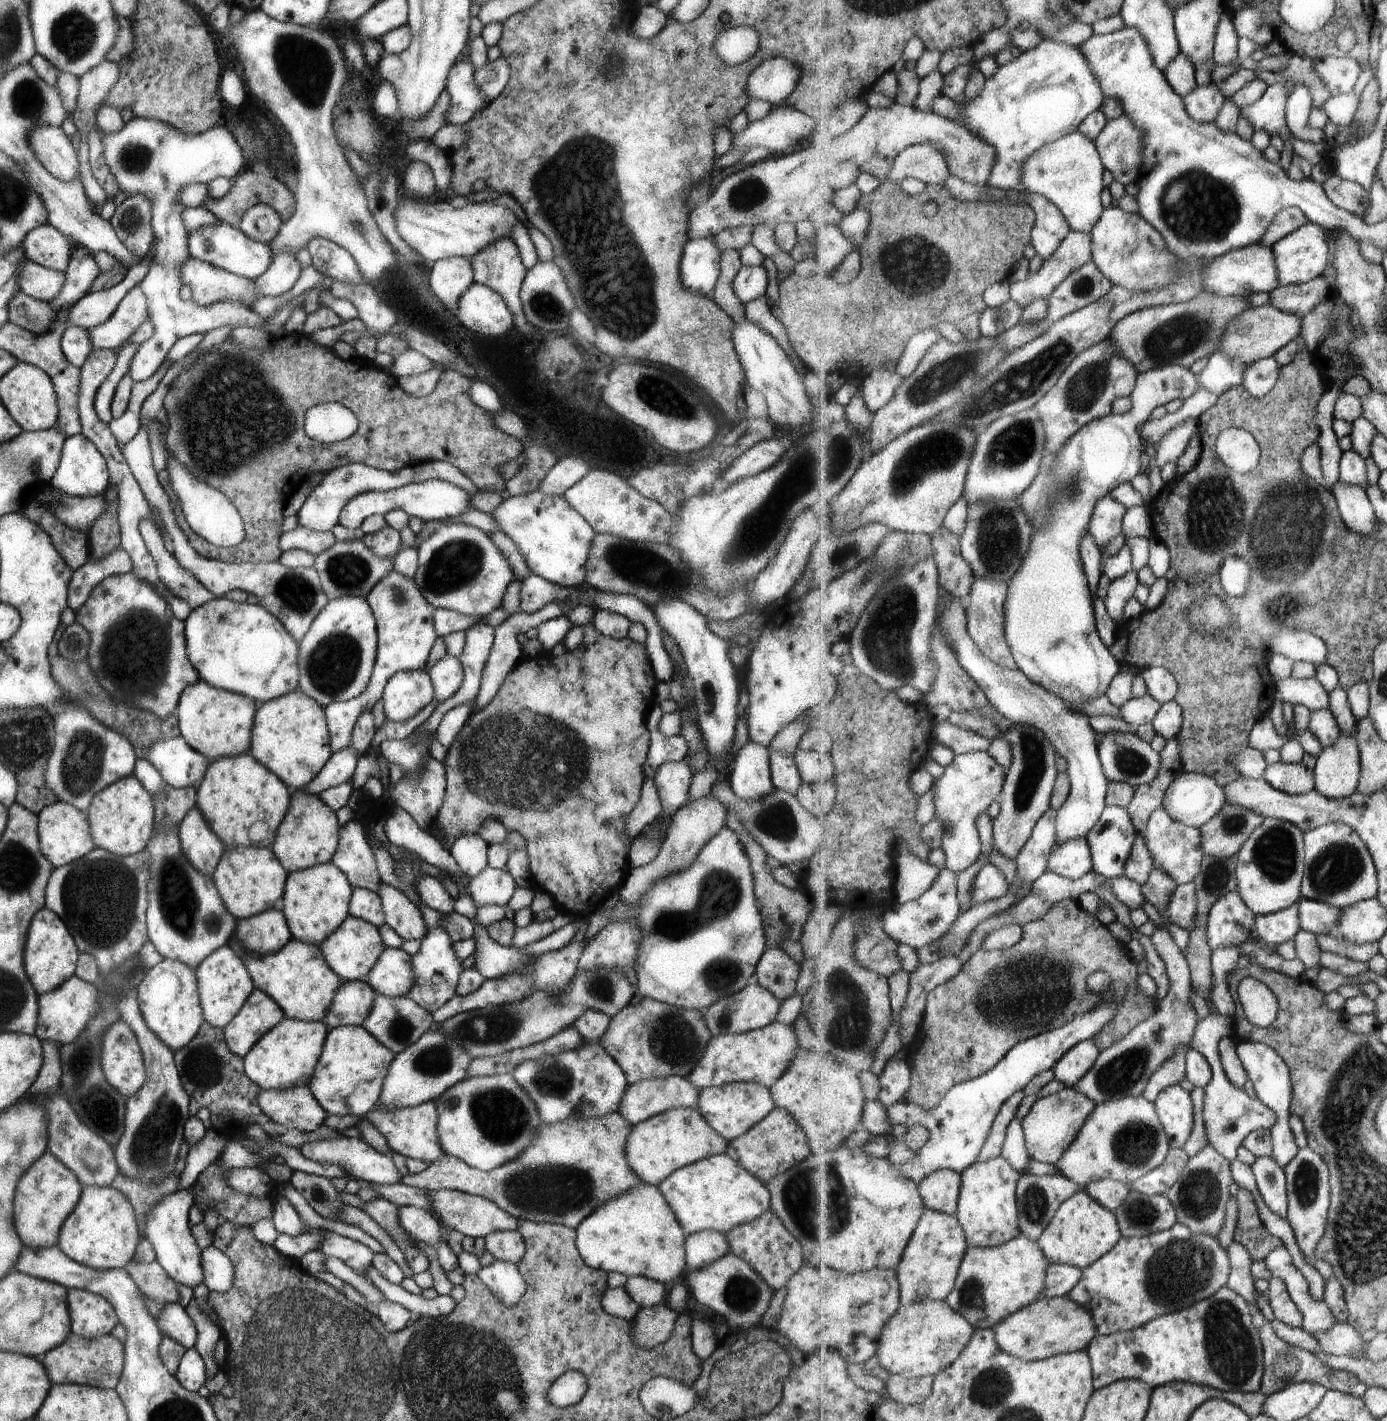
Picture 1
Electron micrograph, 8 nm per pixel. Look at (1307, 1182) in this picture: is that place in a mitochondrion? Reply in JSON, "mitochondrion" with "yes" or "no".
{"mitochondrion":"yes"}

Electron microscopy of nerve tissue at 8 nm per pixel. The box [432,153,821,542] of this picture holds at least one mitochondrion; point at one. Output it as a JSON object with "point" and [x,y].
{"point":[743,198]}

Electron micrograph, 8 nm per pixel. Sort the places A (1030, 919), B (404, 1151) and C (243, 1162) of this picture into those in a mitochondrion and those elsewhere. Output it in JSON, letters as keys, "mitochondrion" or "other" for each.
{"A":"other","B":"other","C":"other"}

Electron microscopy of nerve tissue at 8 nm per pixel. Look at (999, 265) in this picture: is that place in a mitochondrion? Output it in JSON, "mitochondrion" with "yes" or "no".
{"mitochondrion":"no"}

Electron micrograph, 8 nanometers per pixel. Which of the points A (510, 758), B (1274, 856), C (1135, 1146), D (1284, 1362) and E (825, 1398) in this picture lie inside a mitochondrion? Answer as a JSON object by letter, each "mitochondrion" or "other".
{"A":"mitochondrion","B":"mitochondrion","C":"mitochondrion","D":"mitochondrion","E":"other"}

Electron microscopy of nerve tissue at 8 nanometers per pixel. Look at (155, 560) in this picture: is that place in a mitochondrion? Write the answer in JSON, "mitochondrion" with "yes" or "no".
{"mitochondrion":"no"}

